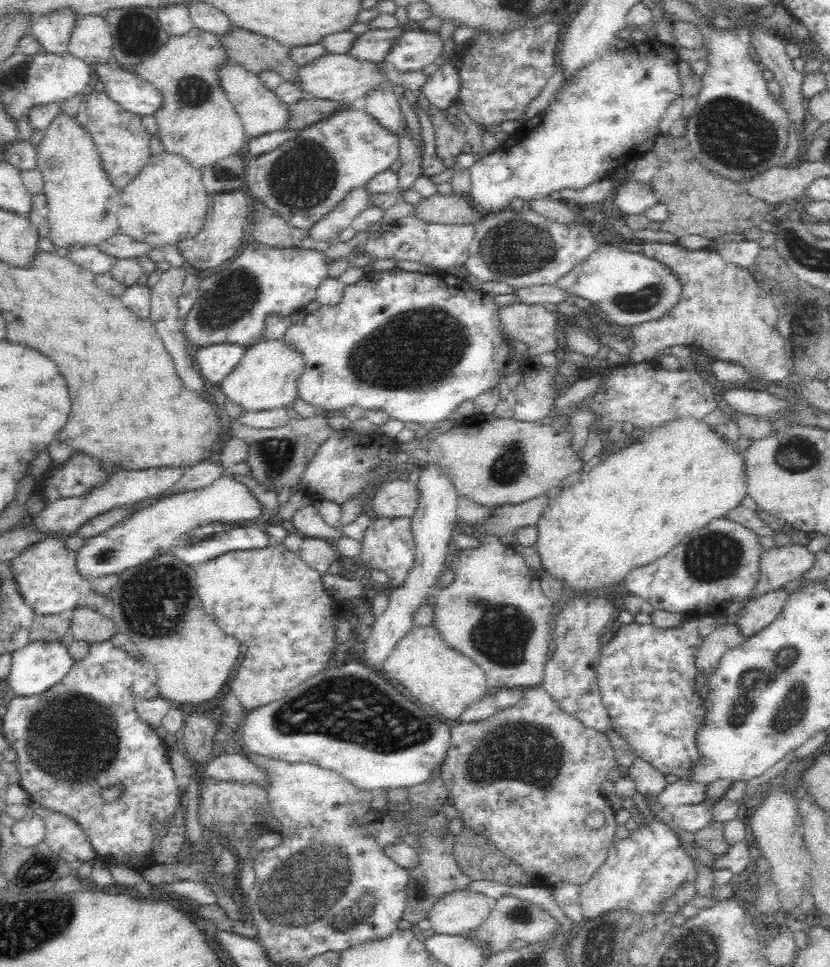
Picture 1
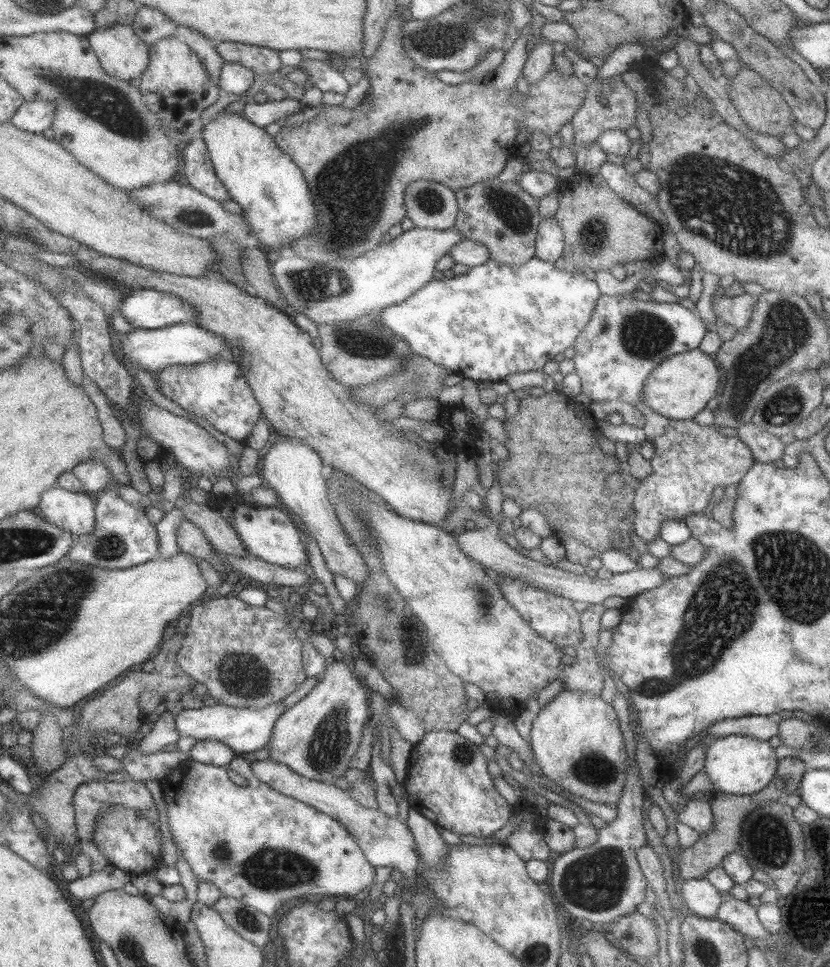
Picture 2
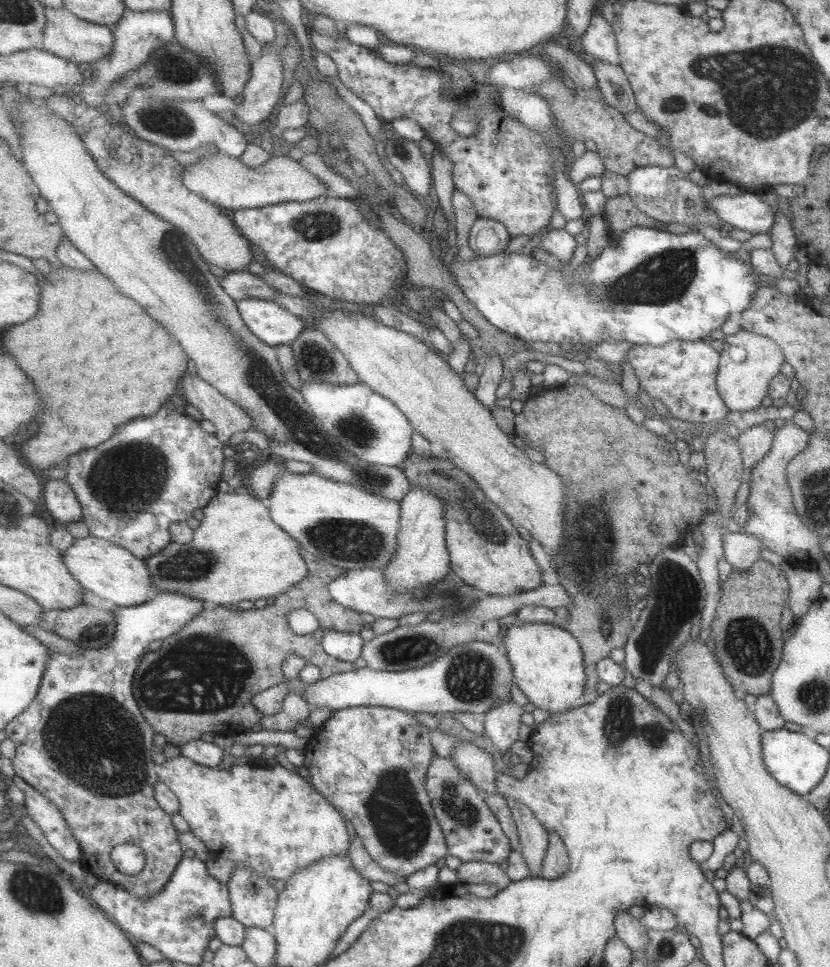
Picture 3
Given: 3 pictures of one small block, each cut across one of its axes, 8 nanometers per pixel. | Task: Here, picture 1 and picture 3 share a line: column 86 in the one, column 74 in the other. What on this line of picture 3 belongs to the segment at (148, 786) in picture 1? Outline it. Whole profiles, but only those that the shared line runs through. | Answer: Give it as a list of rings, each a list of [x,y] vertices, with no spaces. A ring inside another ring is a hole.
[[[170,590],[157,592],[143,604],[114,607],[115,638],[102,647],[85,648],[84,653],[78,655],[51,651],[36,700],[5,730],[16,745],[16,755],[12,759],[16,775],[23,777],[63,811],[69,829],[81,845],[83,868],[99,880],[112,881],[140,898],[155,896],[169,884],[184,859],[184,850],[179,843],[180,832],[173,826],[171,815],[156,799],[156,784],[160,775],[159,766],[153,762],[153,738],[157,733],[134,697],[135,675],[153,640],[164,641],[181,632],[187,623],[205,610],[203,608],[202,600]],[[123,844],[135,844],[144,850],[146,865],[140,873],[125,874],[113,862],[112,850]]]

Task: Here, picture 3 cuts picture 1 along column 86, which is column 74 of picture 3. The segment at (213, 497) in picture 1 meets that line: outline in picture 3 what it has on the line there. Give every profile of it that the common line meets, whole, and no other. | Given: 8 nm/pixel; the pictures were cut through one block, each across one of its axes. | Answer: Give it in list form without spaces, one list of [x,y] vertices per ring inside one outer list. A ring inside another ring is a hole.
[[[93,535],[76,539],[65,551],[64,561],[84,588],[98,595],[104,604],[113,600],[119,606],[135,606],[159,592],[152,582],[147,559],[137,557],[128,548],[107,539]]]

